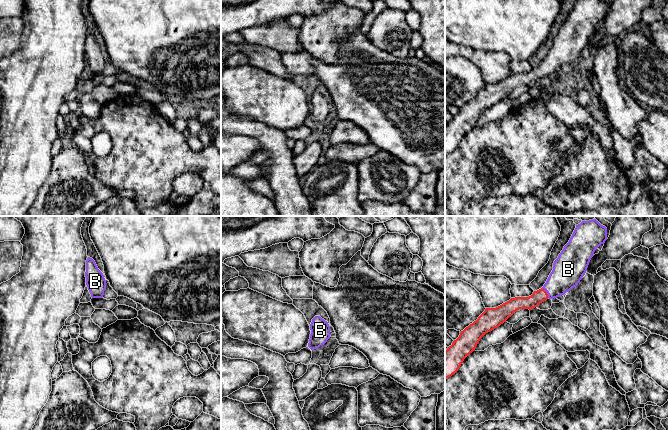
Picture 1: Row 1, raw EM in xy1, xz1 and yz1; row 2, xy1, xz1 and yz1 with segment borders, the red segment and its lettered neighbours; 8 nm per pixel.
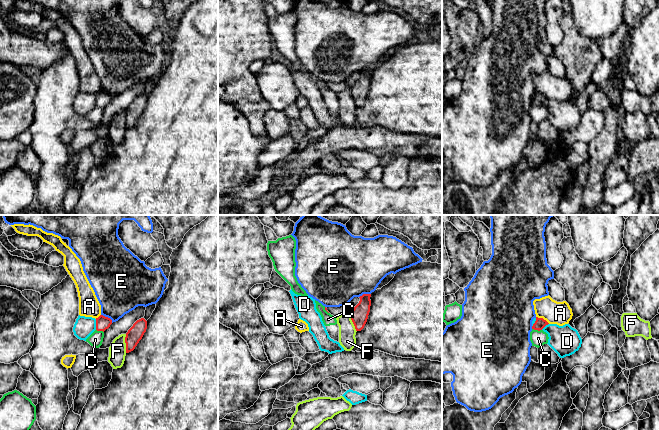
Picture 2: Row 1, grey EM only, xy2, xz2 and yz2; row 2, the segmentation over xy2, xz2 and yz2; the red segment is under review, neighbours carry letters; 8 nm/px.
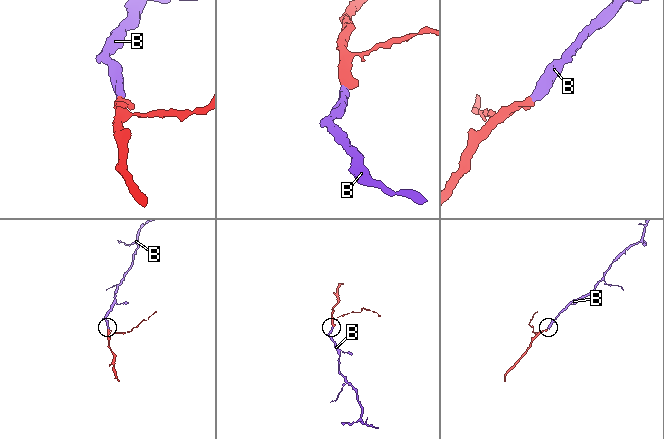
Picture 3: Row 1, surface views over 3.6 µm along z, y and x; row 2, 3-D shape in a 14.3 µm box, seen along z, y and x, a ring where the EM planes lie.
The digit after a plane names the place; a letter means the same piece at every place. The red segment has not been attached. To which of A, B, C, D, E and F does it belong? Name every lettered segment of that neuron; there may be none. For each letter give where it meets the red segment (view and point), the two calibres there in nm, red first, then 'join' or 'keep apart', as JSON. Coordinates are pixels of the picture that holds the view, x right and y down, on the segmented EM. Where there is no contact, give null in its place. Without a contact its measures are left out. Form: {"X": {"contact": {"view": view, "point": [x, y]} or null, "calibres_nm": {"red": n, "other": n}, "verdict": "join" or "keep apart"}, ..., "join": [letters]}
{"A": {"contact": {"view": "yz2", "point": [542, 318]}, "calibres_nm": {"red": 90, "other": 190}, "verdict": "keep apart"}, "B": {"contact": {"view": "yz1", "point": [546, 292]}, "calibres_nm": {"red": 110, "other": 240}, "verdict": "join"}, "C": {"contact": {"view": "yz2", "point": [537, 329]}, "calibres_nm": {"red": 90, "other": 130}, "verdict": "keep apart"}, "D": {"contact": {"view": "xy2", "point": [96, 324]}, "calibres_nm": {"red": 110, "other": 160}, "verdict": "keep apart"}, "E": {"contact": {"view": "xy2", "point": [107, 317]}, "calibres_nm": {"red": 110, "other": 380}, "verdict": "keep apart"}, "F": {"contact": {"view": "xy2", "point": [125, 342]}, "calibres_nm": {"red": 120, "other": 140}, "verdict": "keep apart"}, "join": ["B"]}

